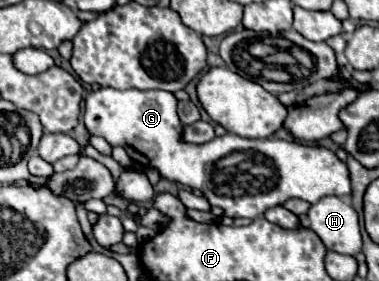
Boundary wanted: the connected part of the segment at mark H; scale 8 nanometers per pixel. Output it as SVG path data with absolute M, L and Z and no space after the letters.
M334 195L322 197L310 207L308 223L328 251L356 255L362 249L358 213L348 199Z

